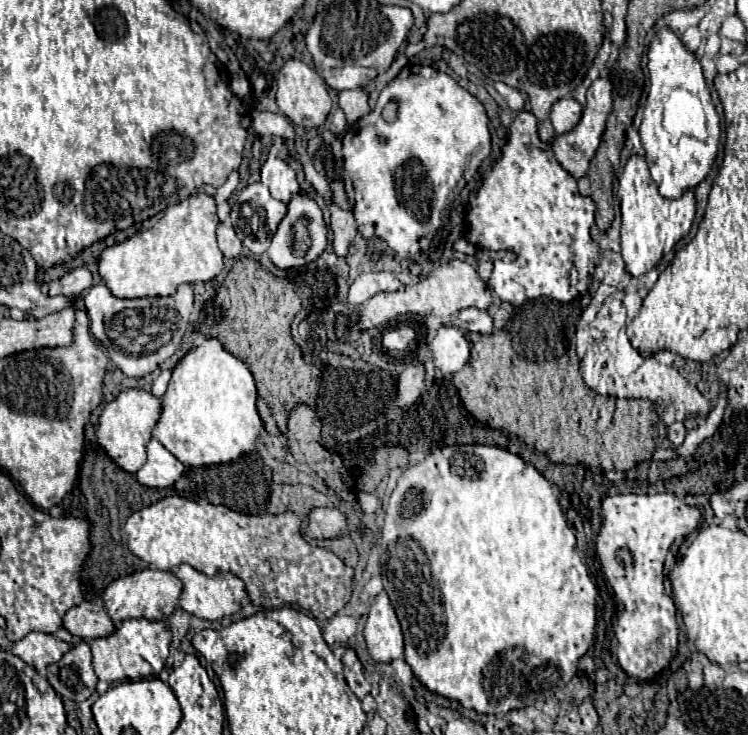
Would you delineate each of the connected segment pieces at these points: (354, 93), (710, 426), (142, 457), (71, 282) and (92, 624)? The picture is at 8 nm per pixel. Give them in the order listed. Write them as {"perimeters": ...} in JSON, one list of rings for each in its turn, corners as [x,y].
{"perimeters":[[[[355,88],[355,90],[343,90],[341,92],[341,110],[347,116],[347,122],[353,124],[359,118],[363,118],[369,112],[369,104],[367,104],[367,94],[363,92],[363,88]]],[[[721,391],[718,396],[718,400],[715,410],[710,412],[704,422],[699,425],[699,427],[693,428],[693,430],[688,431],[685,441],[681,446],[675,449],[657,449],[655,452],[655,460],[671,460],[671,458],[682,456],[689,457],[695,453],[695,448],[703,442],[703,440],[713,437],[716,430],[723,420],[723,414],[727,409],[727,397],[724,391]]],[[[129,388],[103,408],[97,428],[97,442],[123,470],[137,472],[147,460],[145,448],[153,436],[153,428],[159,416],[161,416],[161,398],[141,388]]],[[[81,266],[81,268],[75,268],[75,270],[67,272],[63,278],[53,280],[51,288],[49,288],[49,294],[51,296],[65,294],[65,296],[73,298],[73,296],[79,296],[89,286],[91,286],[91,272],[85,266]]],[[[81,602],[79,606],[69,608],[69,612],[63,616],[63,626],[75,638],[87,642],[115,632],[115,626],[101,602]]]]}

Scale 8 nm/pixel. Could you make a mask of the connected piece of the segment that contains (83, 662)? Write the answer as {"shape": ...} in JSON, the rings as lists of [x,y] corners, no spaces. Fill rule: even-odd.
{"shape":[[[85,642],[73,646],[57,664],[47,666],[47,680],[63,700],[83,702],[97,686],[91,666],[91,648]]]}

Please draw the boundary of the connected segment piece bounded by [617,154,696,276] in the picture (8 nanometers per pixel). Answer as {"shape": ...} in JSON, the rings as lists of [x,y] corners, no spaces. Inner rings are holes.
{"shape":[[[635,154],[627,160],[623,176],[619,180],[617,196],[621,200],[621,248],[623,248],[623,262],[625,270],[631,276],[641,276],[655,268],[673,246],[689,234],[696,213],[696,199],[693,190],[683,192],[679,200],[663,198],[657,192],[657,184],[649,176],[649,168],[643,156]]]}

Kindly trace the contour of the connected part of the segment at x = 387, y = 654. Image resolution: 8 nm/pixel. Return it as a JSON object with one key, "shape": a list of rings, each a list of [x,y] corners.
{"shape":[[[379,592],[365,624],[365,642],[375,662],[403,658],[403,634],[387,592]]]}

